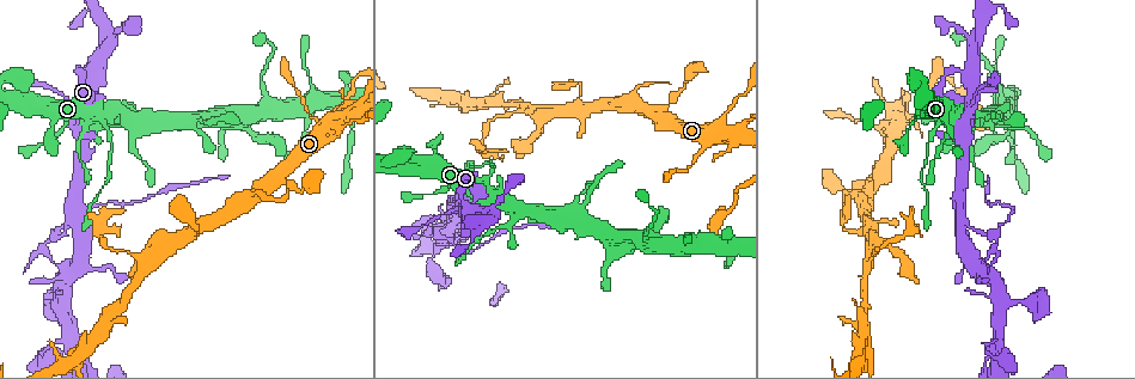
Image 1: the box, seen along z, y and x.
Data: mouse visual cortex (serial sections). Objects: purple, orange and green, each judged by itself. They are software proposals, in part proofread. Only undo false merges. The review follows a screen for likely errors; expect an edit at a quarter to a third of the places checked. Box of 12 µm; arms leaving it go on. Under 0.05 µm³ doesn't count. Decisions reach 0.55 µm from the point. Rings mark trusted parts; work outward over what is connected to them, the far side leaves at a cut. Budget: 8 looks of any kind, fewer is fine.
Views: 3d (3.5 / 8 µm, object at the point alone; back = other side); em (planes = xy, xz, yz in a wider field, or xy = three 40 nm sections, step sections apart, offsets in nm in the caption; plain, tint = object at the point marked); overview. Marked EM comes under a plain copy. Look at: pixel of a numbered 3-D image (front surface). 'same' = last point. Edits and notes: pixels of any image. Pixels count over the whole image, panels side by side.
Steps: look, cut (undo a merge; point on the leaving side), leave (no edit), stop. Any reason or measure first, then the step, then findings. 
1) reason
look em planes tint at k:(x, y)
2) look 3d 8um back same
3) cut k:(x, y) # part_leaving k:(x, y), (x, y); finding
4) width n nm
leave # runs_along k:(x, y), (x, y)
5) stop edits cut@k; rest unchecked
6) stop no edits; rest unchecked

thin arm on a thick one
look 3d 3.5um at 1:(969, 103)

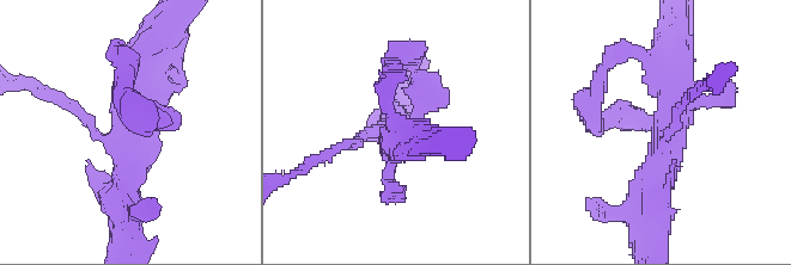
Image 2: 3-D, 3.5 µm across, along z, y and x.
now the EM
look em xy step 5 tint at 2:(131, 138)

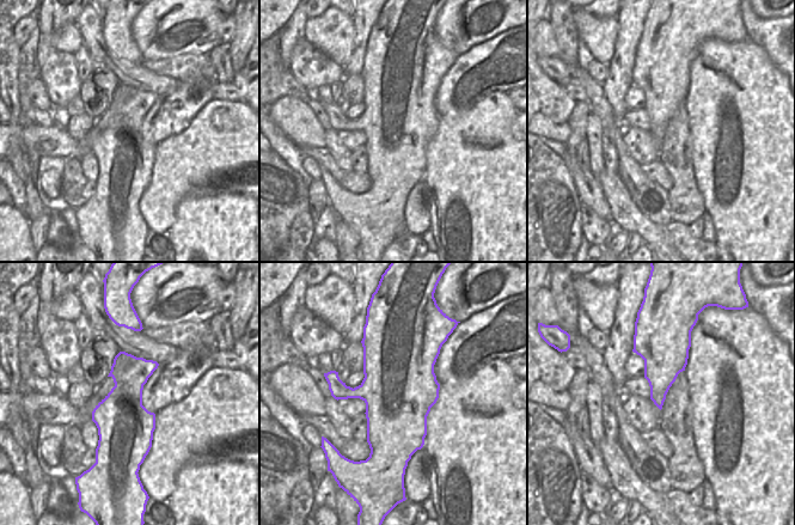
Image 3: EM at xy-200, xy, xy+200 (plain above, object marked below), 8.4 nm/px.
leave # all the same cell

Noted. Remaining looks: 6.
narrows sharply
look 3d 3.5um at 1:(57, 234)

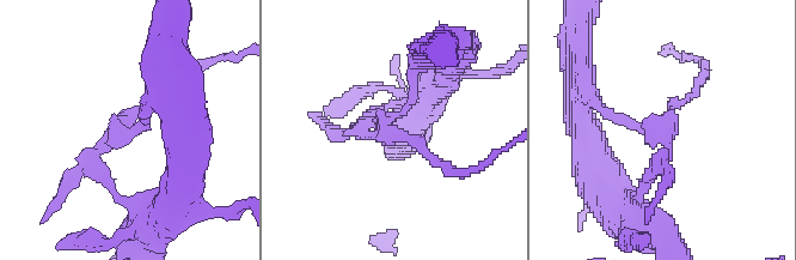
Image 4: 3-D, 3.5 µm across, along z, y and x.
look em xy step 1 tint at 4:(647, 126)

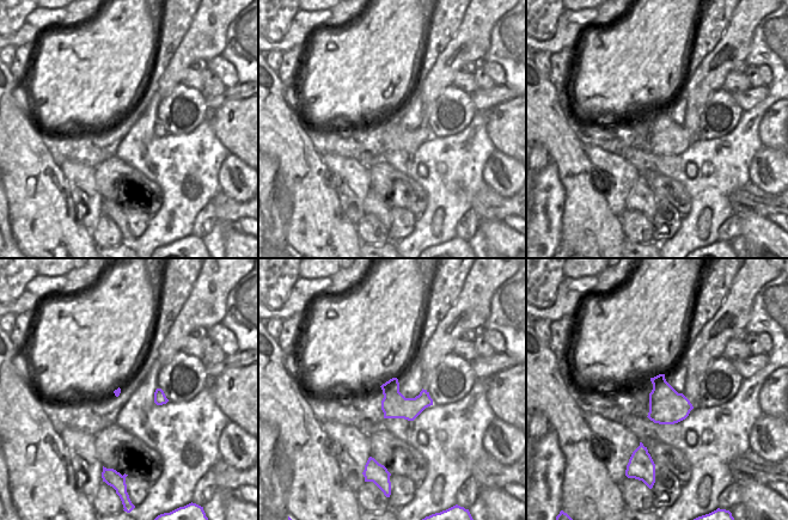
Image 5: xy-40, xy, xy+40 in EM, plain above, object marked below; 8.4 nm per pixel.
look em xy step 2 tint same

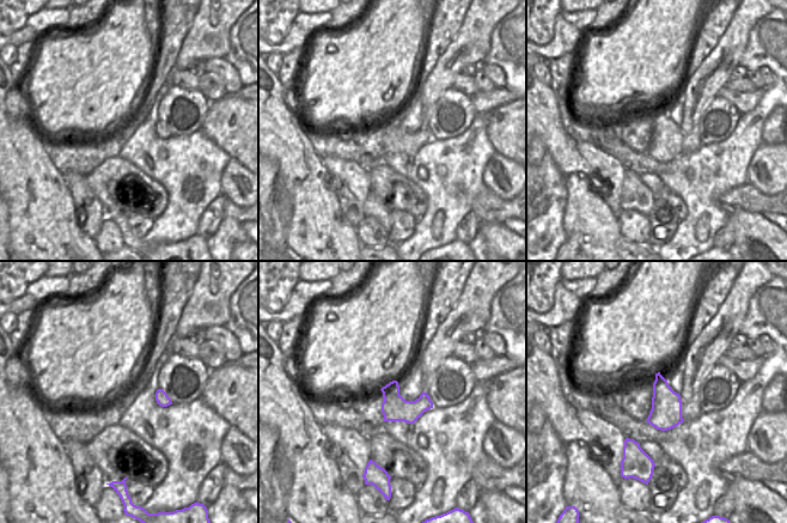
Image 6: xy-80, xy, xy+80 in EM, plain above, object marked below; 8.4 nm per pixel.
arm_widths 150, 200 nm
cut 4:(100, 147) # a second cell is stuck on

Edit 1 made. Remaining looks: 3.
three-way junction
look 3d 3.5um at 1:(870, 261)

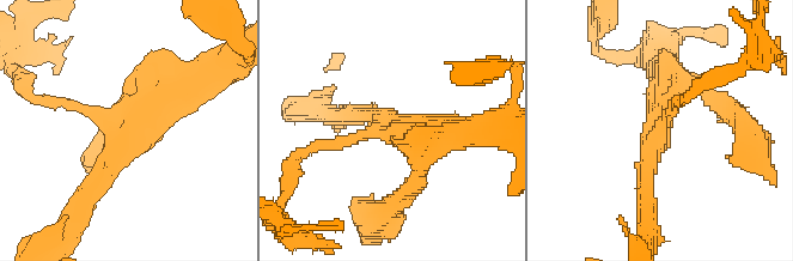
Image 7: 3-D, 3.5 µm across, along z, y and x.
arms 3; arm_widths 150, 250, 400 nm
look em xy step 3 tint at 7:(659, 124)

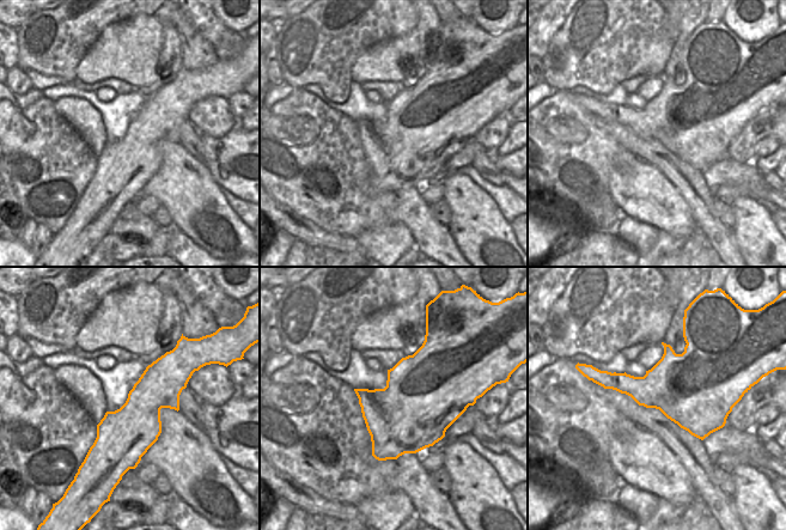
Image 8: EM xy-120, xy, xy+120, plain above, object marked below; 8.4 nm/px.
width 650 nm
leave # runs_along 7:(438, 131), (376, 127), (306, 152); all the same cell

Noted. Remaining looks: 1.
stop edits cut@4; rest unchecked

